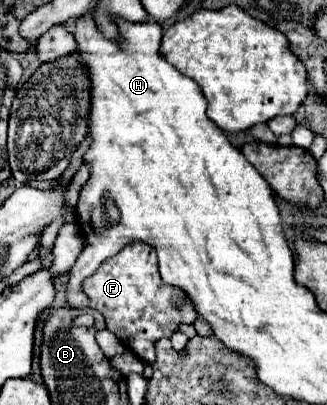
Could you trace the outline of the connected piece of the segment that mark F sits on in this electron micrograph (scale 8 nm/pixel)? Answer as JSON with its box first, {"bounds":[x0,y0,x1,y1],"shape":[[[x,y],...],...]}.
{"bounds":[84,241,196,363],"shape":[[[134,241],[120,253],[104,261],[98,271],[84,279],[84,293],[90,297],[90,307],[98,309],[106,319],[106,329],[112,331],[146,363],[154,361],[154,343],[170,337],[180,323],[194,323],[196,311],[188,297],[170,285],[164,285],[156,267],[156,249]]]}

